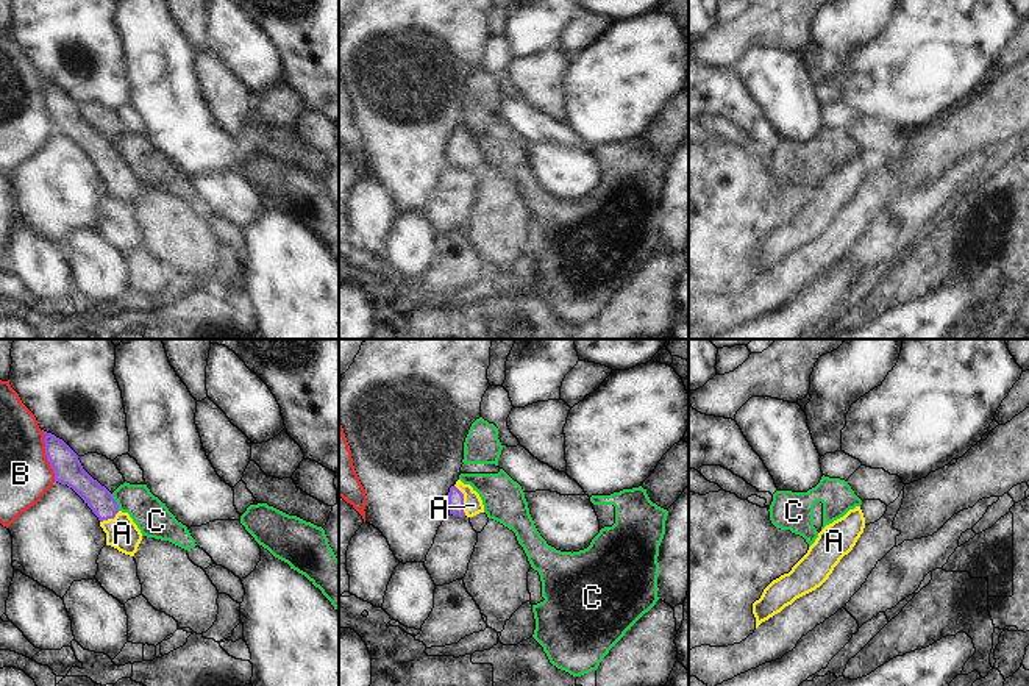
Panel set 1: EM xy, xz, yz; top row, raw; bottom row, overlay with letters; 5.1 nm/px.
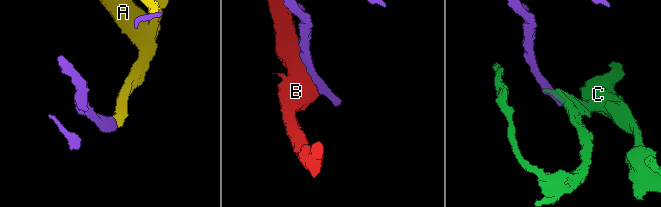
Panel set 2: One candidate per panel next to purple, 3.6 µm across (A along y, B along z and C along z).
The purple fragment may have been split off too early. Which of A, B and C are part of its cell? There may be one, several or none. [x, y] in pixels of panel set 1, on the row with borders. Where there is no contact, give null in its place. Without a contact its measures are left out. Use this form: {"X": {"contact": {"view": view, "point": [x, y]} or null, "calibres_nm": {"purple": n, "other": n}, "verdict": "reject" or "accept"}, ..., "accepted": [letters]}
{"A": {"contact": {"view": "xz", "point": [462, 500]}, "calibres_nm": {"purple": 80, "other": 100}, "verdict": "accept"}, "B": {"contact": {"view": "xy", "point": [46, 455]}, "calibres_nm": {"purple": 150, "other": 280}, "verdict": "reject"}, "C": {"contact": {"view": "xy", "point": [116, 502]}, "calibres_nm": {"purple": 140, "other": 180}, "verdict": "reject"}, "accepted": ["A"]}

